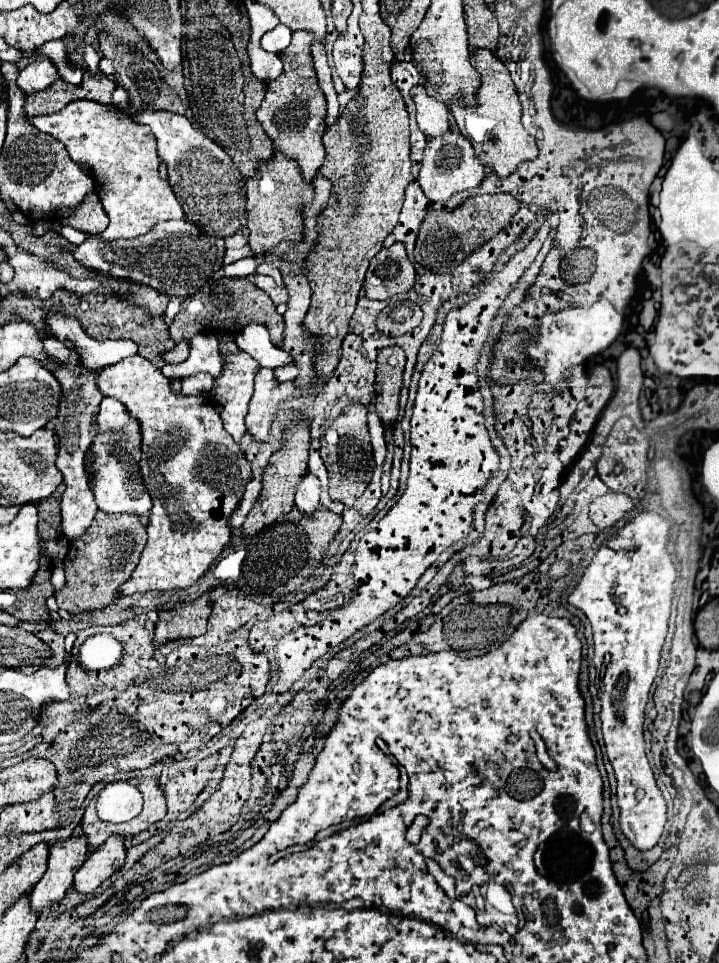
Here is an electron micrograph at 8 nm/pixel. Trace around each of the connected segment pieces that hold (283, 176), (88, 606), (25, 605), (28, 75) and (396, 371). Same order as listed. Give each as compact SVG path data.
M276 151L268 161L260 161L254 177L246 179L246 195L250 247L254 255L268 253L286 237L294 239L296 243L302 239L300 209L312 201L314 187L312 183L304 183L304 175L300 175L300 167L296 167L292 159L284 159L284 155Z
M98 509L88 531L84 531L76 543L70 543L64 559L66 585L54 595L58 607L68 613L80 613L110 605L118 597L118 585L132 575L134 565L146 545L146 537L146 527L140 523L138 515L108 515Z
M42 559L42 567L34 577L34 583L28 589L18 591L18 607L12 605L8 611L18 619L18 621L48 621L48 607L46 599L54 593L54 587L50 583L50 561Z
M34 61L20 71L18 87L24 93L36 93L46 89L56 79L58 79L58 71L50 61Z
M386 347L378 353L376 371L376 413L382 423L392 425L398 417L398 401L404 373L404 351L400 347Z

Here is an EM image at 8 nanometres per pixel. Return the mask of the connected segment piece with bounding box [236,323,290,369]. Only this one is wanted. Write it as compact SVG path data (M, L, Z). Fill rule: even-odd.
M248 323L238 339L236 345L246 351L250 357L254 357L262 367L280 367L280 365L290 365L290 355L282 349L278 349L276 345L272 345L270 337L268 337L268 329L264 329L264 325L260 323Z

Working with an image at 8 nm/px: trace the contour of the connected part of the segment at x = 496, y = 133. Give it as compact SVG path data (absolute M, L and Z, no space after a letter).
M472 49L472 61L474 61L474 67L478 69L482 81L480 81L480 89L476 91L476 105L474 107L466 107L462 103L458 103L458 99L454 99L450 103L450 111L456 119L456 125L458 125L458 109L474 109L474 113L478 117L486 117L486 119L492 119L494 125L490 129L490 133L484 137L484 139L472 139L472 145L474 145L474 151L478 155L480 161L484 161L484 165L488 169L492 169L498 177L506 177L510 175L522 161L528 161L528 159L534 159L538 155L538 147L536 147L536 141L534 137L524 129L520 117L522 117L522 105L518 101L518 93L516 93L516 87L510 79L510 73L506 69L506 65L490 51L484 51L484 49Z

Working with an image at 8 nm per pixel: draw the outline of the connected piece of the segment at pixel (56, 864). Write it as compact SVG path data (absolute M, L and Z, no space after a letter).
M72 835L50 847L48 869L44 877L34 885L30 903L34 911L42 911L44 905L60 901L72 887L74 873L88 857L88 839L84 835Z

